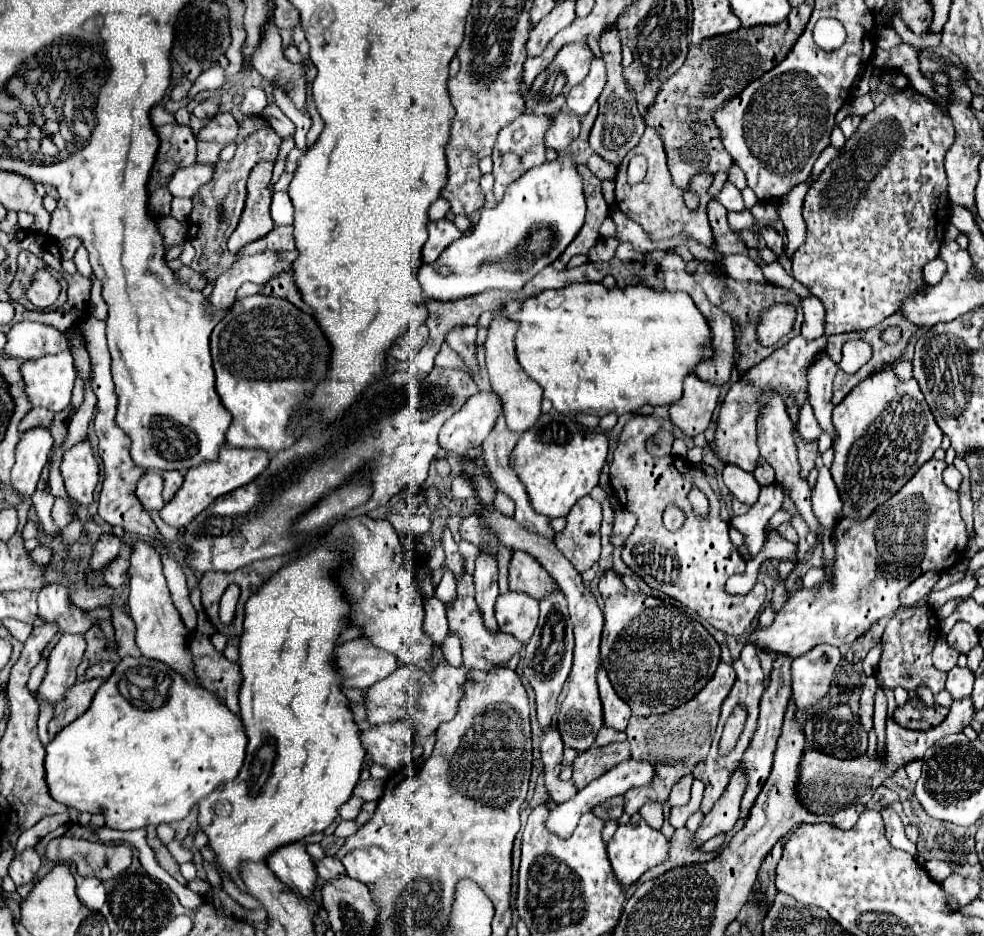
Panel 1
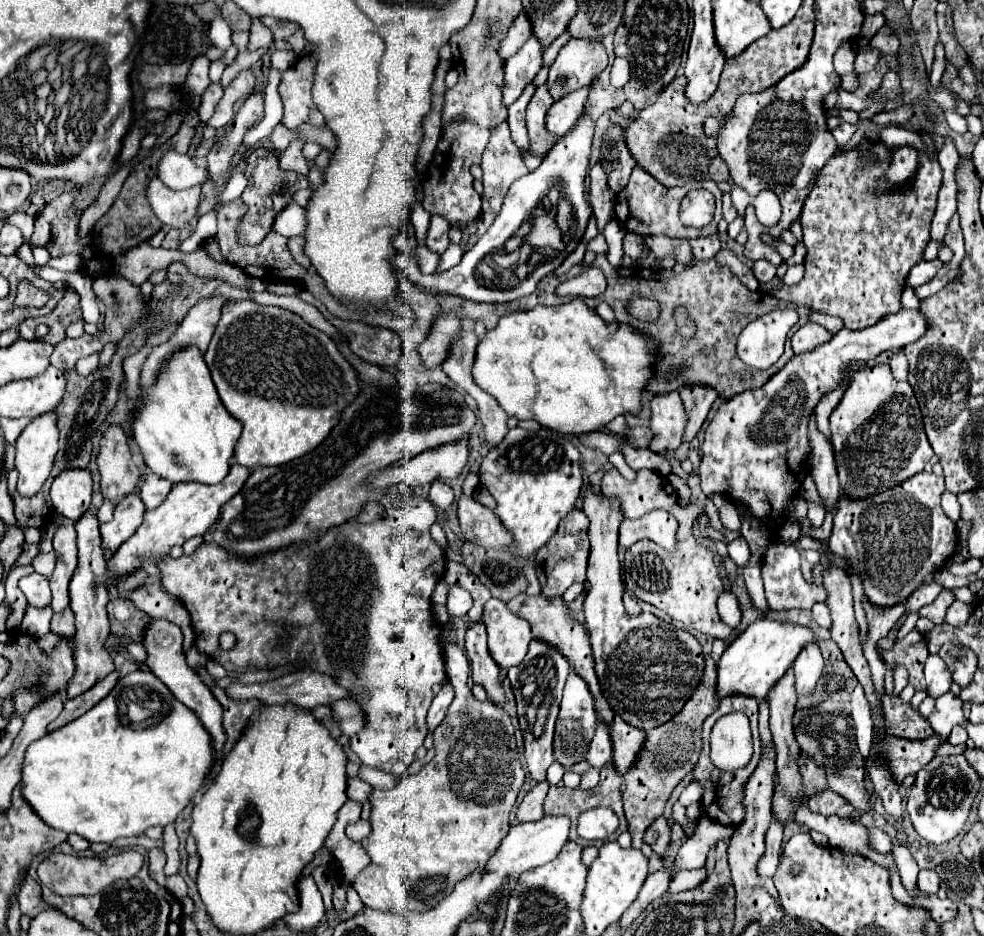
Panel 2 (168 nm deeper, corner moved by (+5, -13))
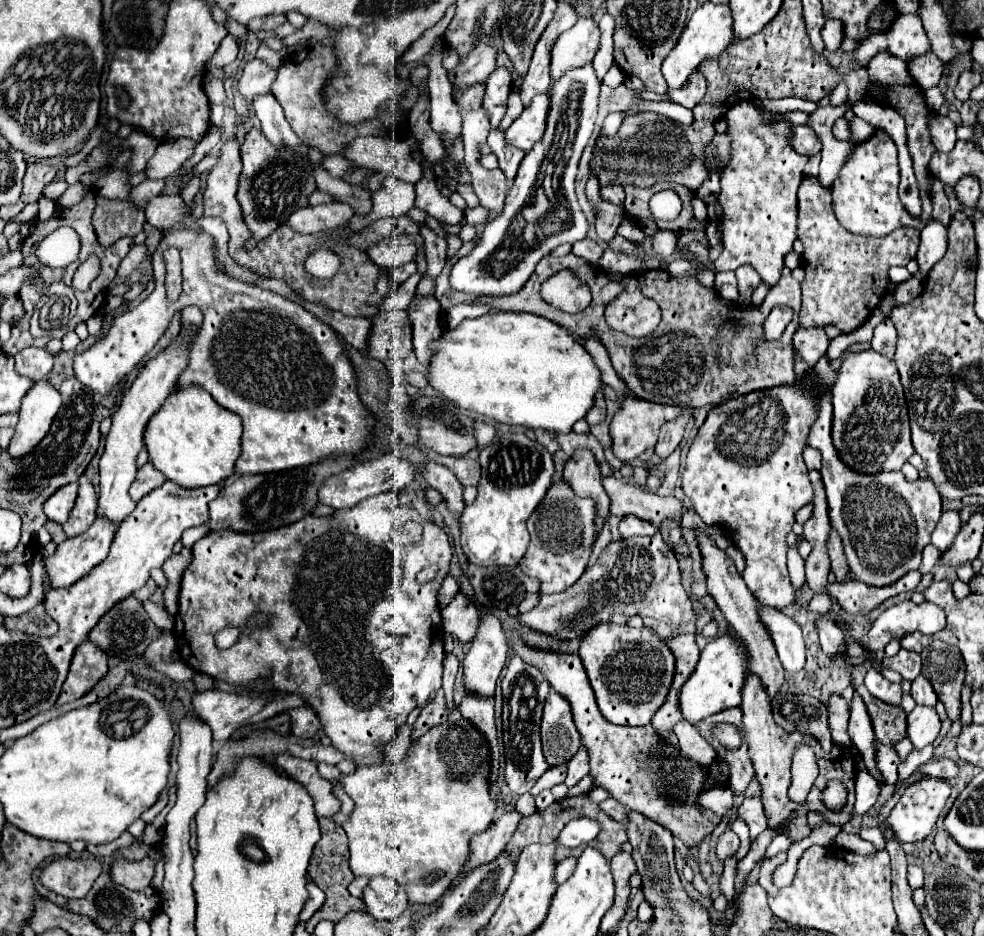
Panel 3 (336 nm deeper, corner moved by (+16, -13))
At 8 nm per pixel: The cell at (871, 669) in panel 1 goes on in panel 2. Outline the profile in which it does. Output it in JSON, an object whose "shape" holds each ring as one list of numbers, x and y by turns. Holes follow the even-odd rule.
{"shape":[[857,684,853,694,851,694,851,718,853,718,853,728,857,734,857,746,863,758,869,756,871,748,871,732,873,732,873,722,871,722,871,712,869,712,869,702,863,692,863,688]]}

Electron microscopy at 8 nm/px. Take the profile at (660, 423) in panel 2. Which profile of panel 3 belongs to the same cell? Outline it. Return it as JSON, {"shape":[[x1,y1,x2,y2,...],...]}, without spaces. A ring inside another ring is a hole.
{"shape":[[626,398,610,422,610,438,612,438,614,456,622,462,632,462,642,452,652,448,652,444,656,444,656,436,658,436,660,426,668,420,674,420,680,414,681,409,678,406,652,404,652,402,640,400,640,398]]}

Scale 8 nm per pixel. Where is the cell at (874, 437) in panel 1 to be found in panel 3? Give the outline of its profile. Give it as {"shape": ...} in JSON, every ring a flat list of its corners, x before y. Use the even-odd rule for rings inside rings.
{"shape":[[872,348,860,352,848,352,838,370,838,378,832,388,834,426,832,438,840,458,858,472,882,472,900,470,902,464,914,454,910,442,908,408,898,376,898,368,886,356]]}

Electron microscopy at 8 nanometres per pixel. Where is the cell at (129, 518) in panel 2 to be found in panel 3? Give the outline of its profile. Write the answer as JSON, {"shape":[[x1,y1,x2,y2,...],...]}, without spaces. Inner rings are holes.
{"shape":[[96,520,84,534,80,534,76,538,68,538,62,544,58,544,56,552,44,560,46,568,48,568,50,588,52,590,68,588,74,582,78,582,82,576,86,576,94,566,98,566,108,556,108,548,112,544,114,532,116,532,116,528,112,528,112,524,104,524,104,520]]}

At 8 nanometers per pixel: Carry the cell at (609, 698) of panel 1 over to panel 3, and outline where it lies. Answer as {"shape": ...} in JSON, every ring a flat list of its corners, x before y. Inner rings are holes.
{"shape":[[582,746,580,748,580,752,576,752,576,756,566,764,566,770,568,770,568,774,566,774,566,780,564,780,564,784,568,786,568,788,572,788,572,786,576,786,588,772,590,772,590,764,588,764,588,754,586,754,586,748]]}

